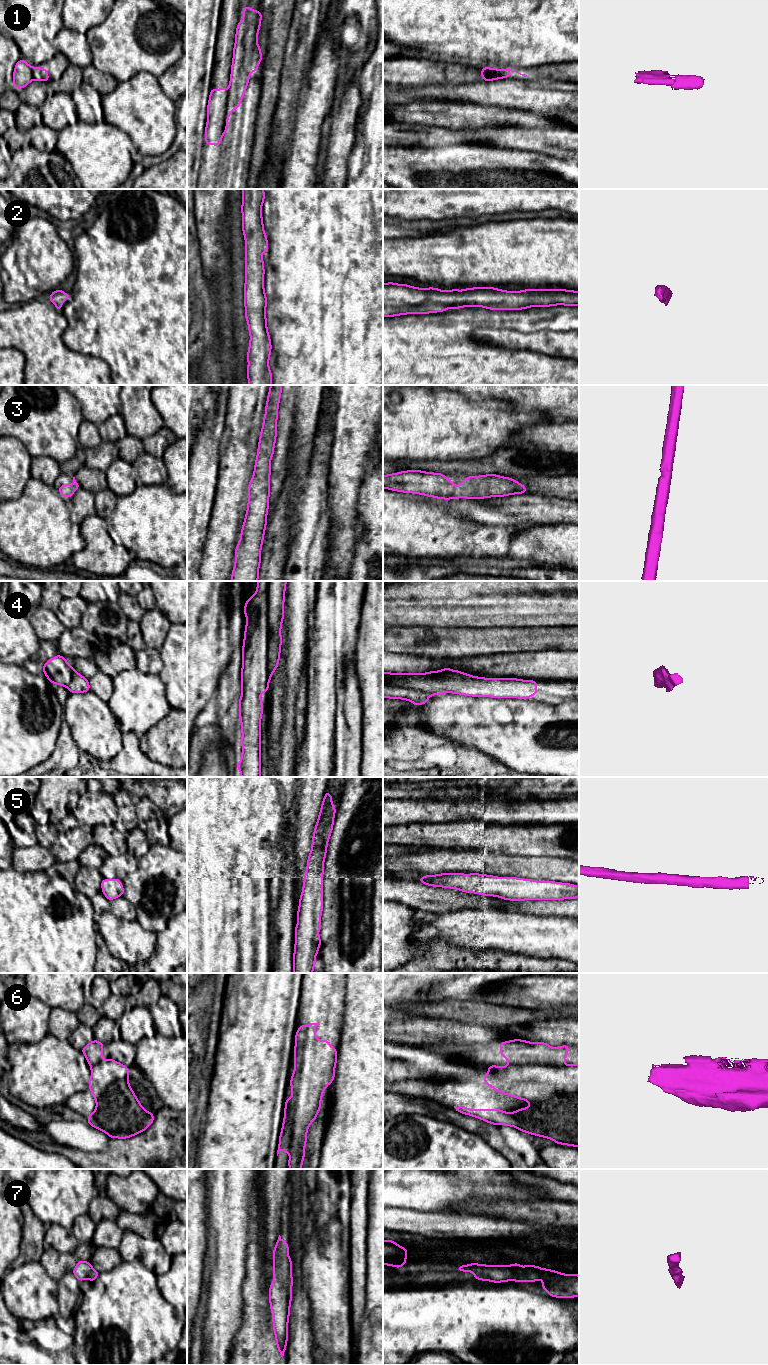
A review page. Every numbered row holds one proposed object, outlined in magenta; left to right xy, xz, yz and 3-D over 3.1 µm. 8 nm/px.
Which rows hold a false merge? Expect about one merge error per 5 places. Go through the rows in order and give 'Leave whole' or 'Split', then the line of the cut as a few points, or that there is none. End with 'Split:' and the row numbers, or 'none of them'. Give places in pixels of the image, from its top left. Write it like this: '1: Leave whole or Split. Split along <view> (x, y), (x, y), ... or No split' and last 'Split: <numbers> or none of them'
1: Split. Split along xz (227, 90), (227, 107), (230, 111)
2: Leave whole. No split
3: Leave whole. No split
4: Split. Split along xz (269, 581), (267, 589), (268, 680)
5: Leave whole. No split
6: Split. Split along xz (289, 1098), (288, 1132), (293, 1147), (293, 1152), (290, 1155)
7: Leave whole. No split
Split: 1, 4, 6

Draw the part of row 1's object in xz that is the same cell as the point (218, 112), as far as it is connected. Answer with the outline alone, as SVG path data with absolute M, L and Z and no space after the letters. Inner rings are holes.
M211 87L209 102L207 105L207 124L205 128L205 143L208 145L221 146L223 134L227 133L227 120L230 118L228 108L228 90Z

